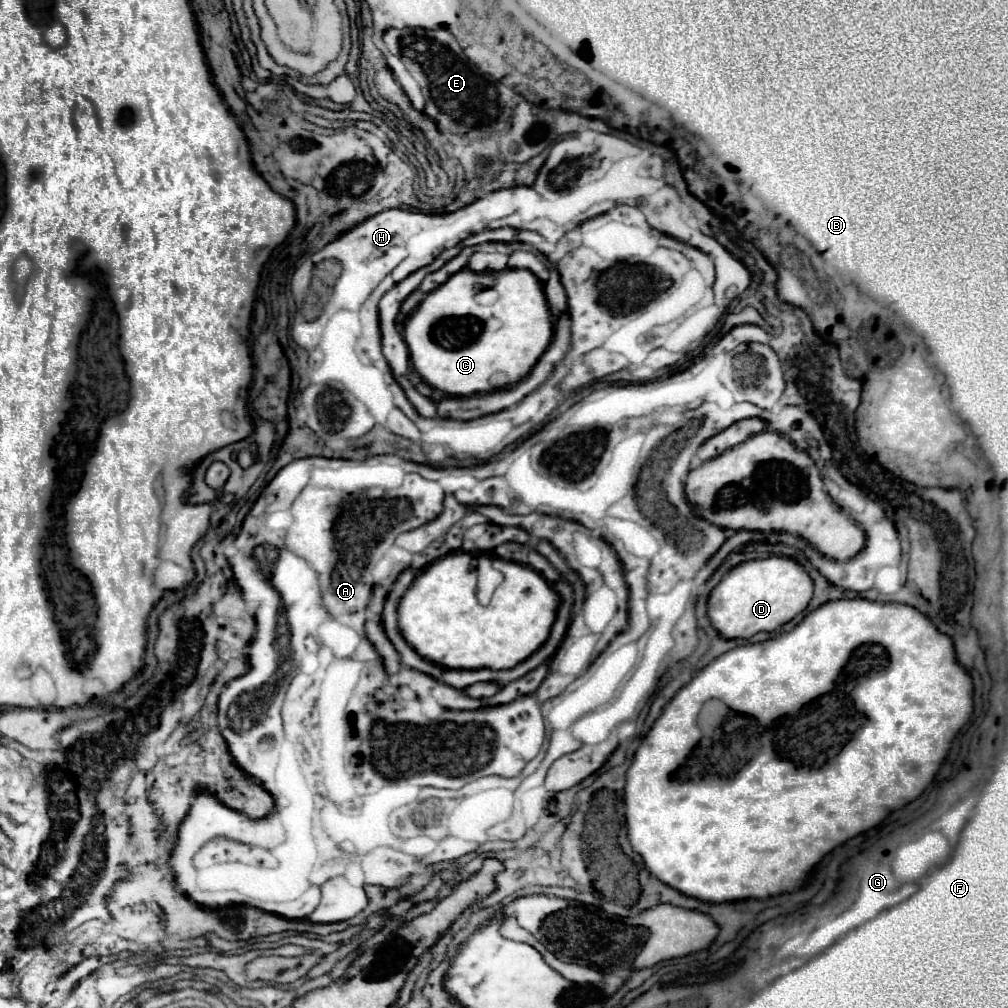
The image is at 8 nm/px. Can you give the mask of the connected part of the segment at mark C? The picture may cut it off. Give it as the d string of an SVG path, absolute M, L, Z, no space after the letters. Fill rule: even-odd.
M461 269L457 275L451 275L437 291L425 295L415 313L411 313L403 327L403 339L409 347L409 355L415 371L421 379L433 389L443 391L445 395L471 395L471 393L489 393L493 389L503 389L521 381L541 357L541 351L549 345L553 337L551 313L541 289L541 281L531 271L499 271L493 279L497 281L497 299L491 305L481 305L477 301L475 285L483 279L481 273L471 269Z

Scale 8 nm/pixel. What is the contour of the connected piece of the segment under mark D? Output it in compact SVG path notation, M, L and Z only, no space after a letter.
M767 557L757 561L745 561L733 567L719 585L709 595L707 615L713 623L713 627L727 639L749 639L759 631L775 631L783 623L789 623L795 615L799 615L811 601L813 595L813 581L803 571L803 567L793 561L791 557Z

